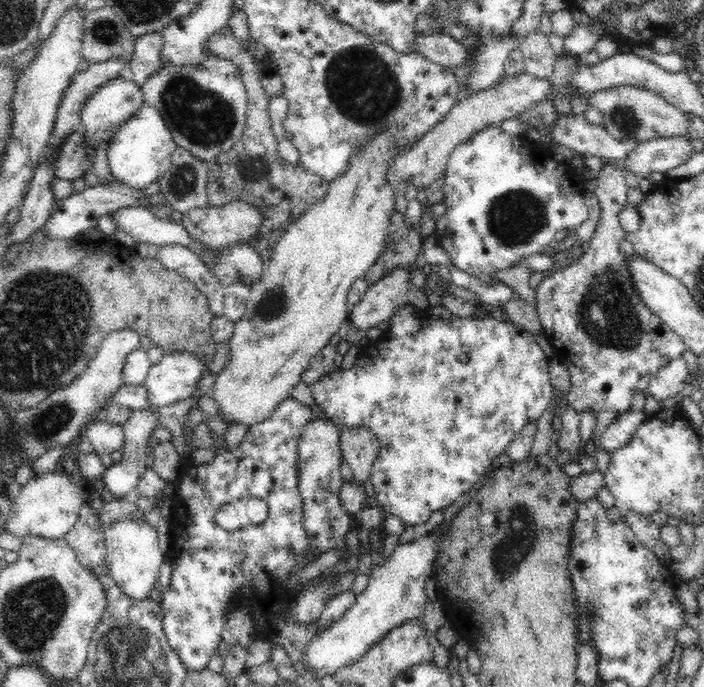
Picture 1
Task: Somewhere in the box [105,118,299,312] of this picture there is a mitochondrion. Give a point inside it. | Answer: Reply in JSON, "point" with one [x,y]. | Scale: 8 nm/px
{"point":[184,182]}

